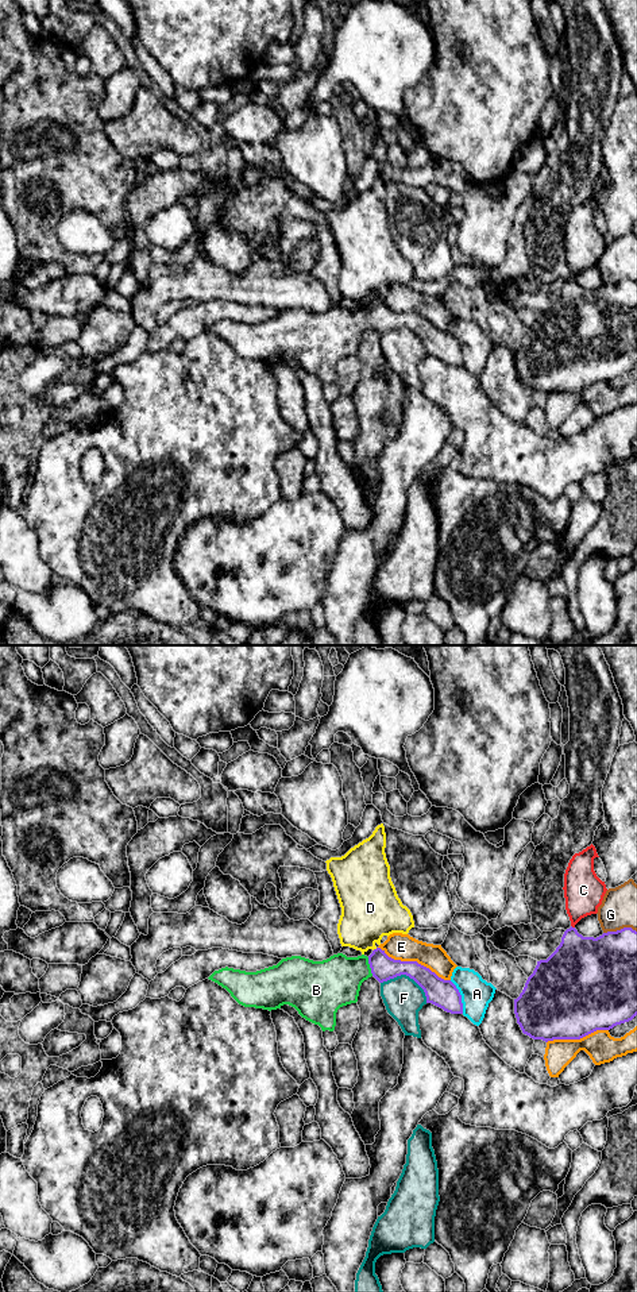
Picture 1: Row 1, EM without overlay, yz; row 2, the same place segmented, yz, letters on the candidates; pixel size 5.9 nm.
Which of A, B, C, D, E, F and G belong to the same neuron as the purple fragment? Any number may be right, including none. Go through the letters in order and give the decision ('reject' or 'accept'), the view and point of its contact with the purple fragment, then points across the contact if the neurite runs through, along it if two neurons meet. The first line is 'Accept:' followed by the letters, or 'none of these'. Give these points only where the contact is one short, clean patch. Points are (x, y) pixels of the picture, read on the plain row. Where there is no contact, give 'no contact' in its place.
Accept: B
A: reject; contact yz (460, 348)
B: accept; contact yz (370, 319); way yz (383, 320), (370, 319), (348, 324), (332, 335)
C: reject; contact yz (571, 278)
D: reject; contact yz (374, 301)
E: reject; contact yz (414, 313)
F: reject; contact yz (408, 327)
G: reject; contact yz (621, 281)

